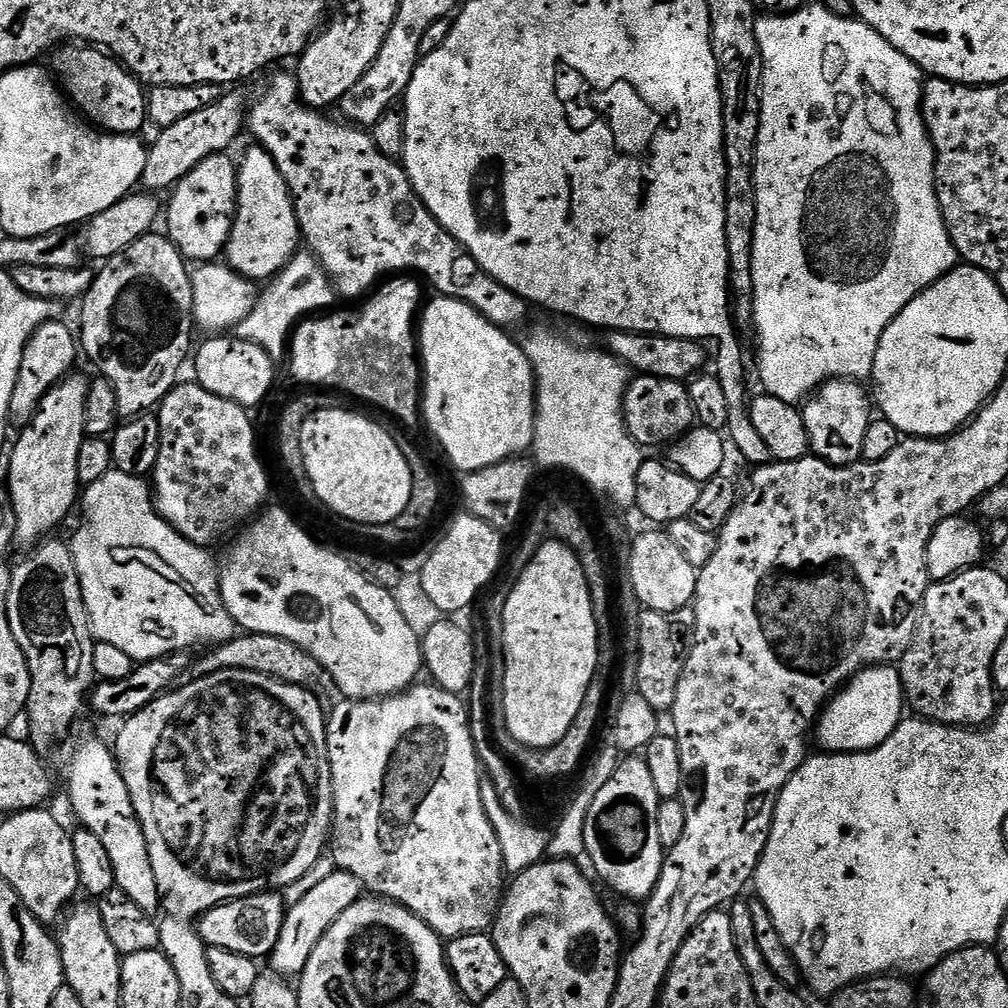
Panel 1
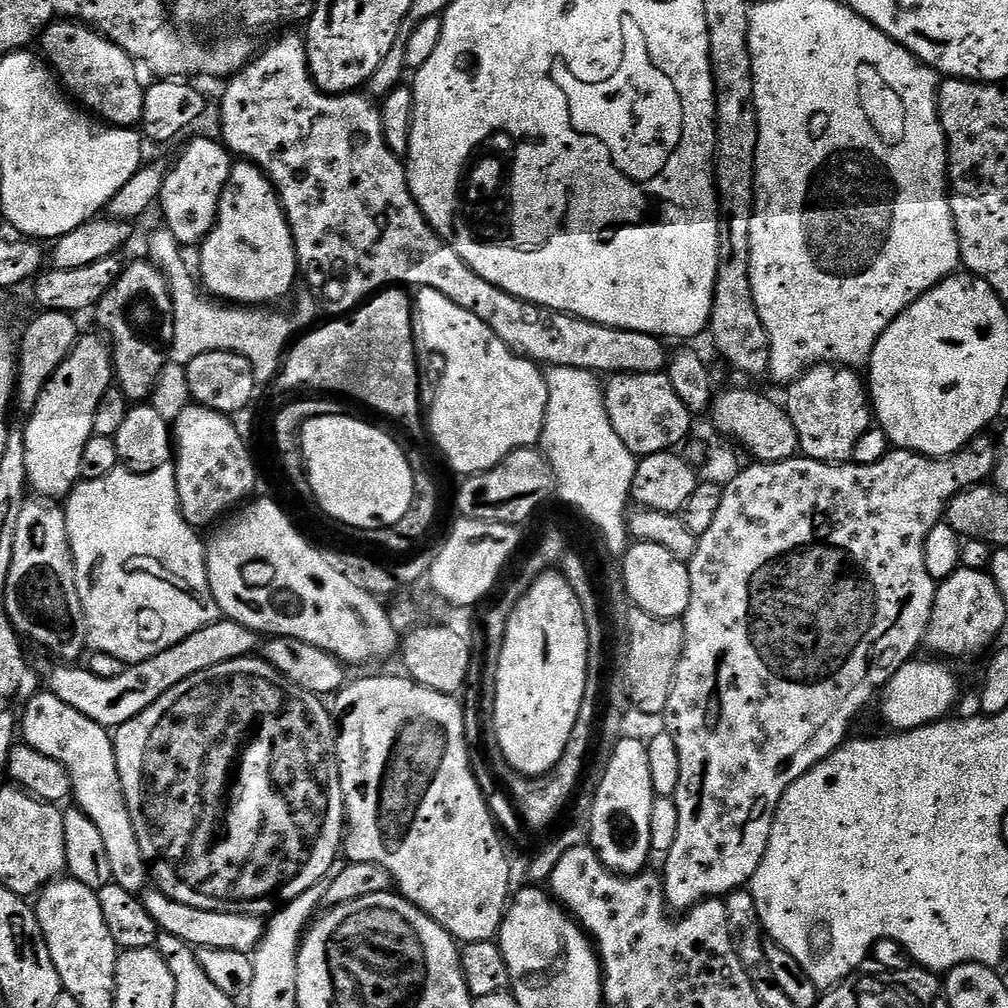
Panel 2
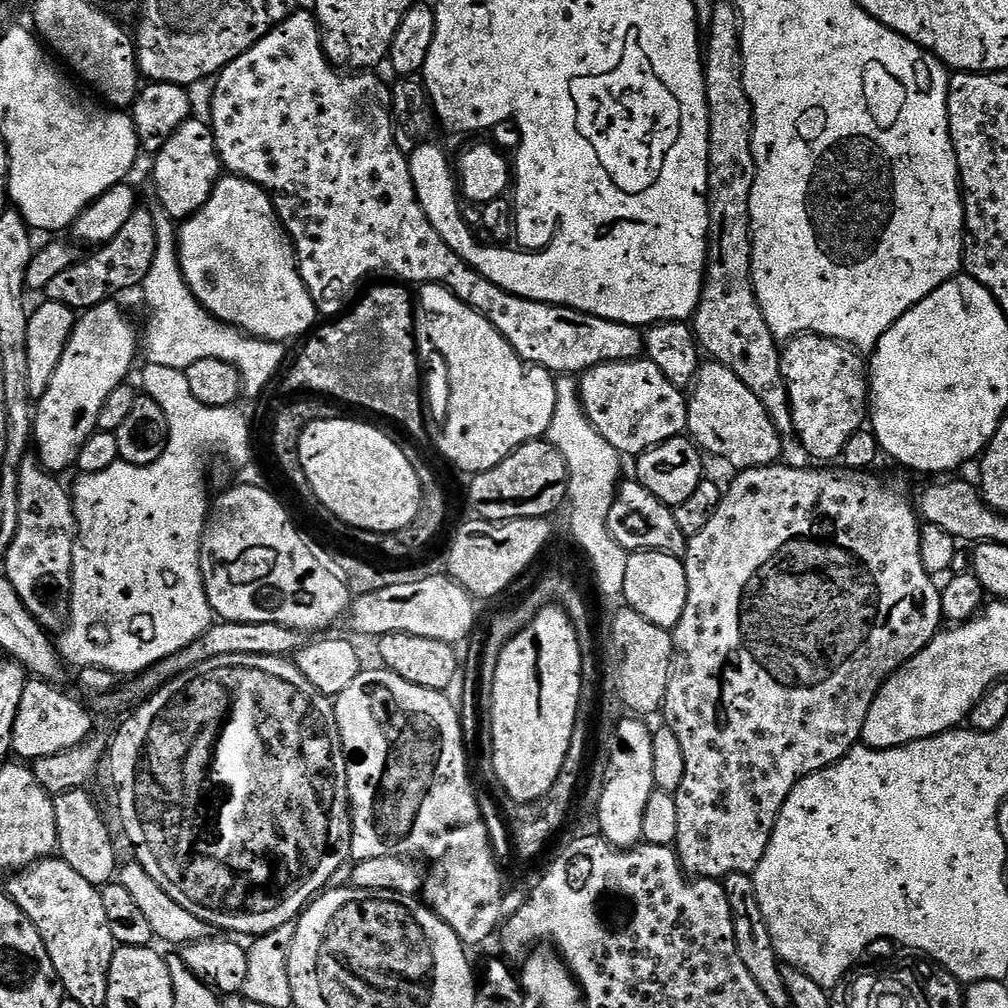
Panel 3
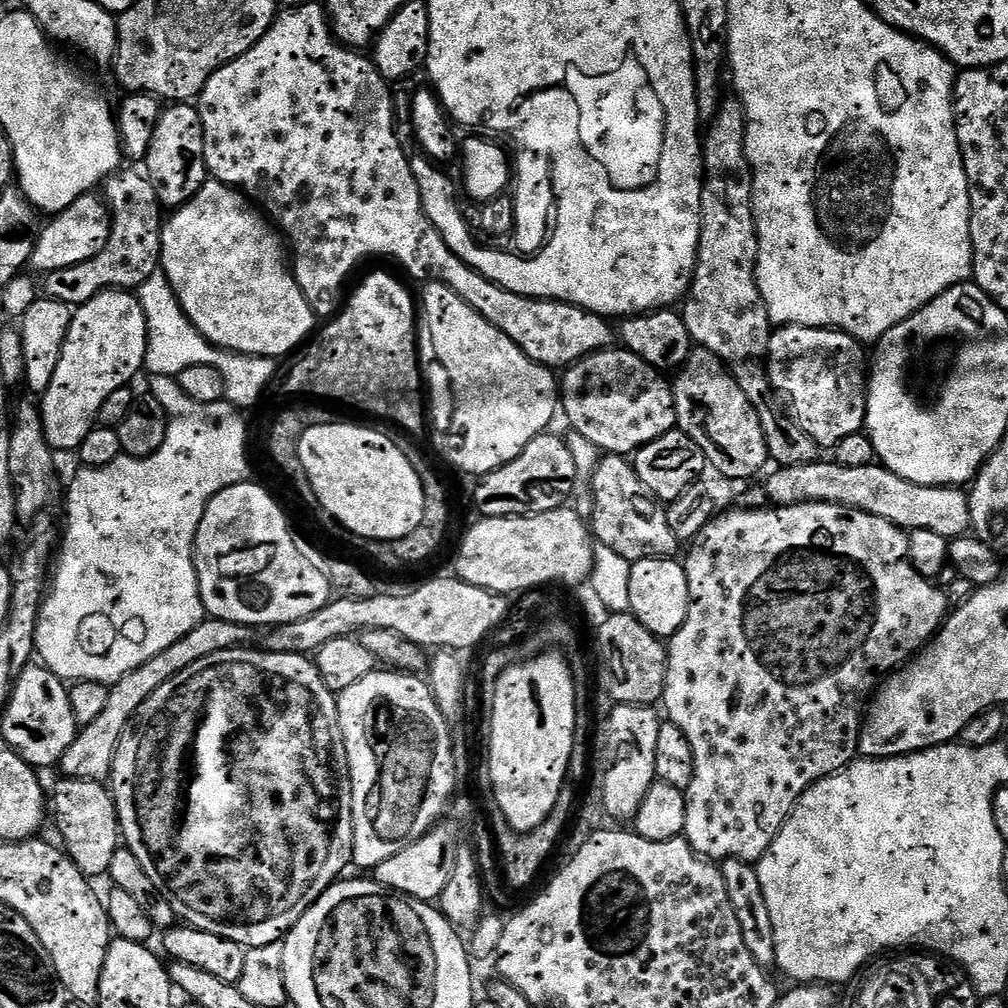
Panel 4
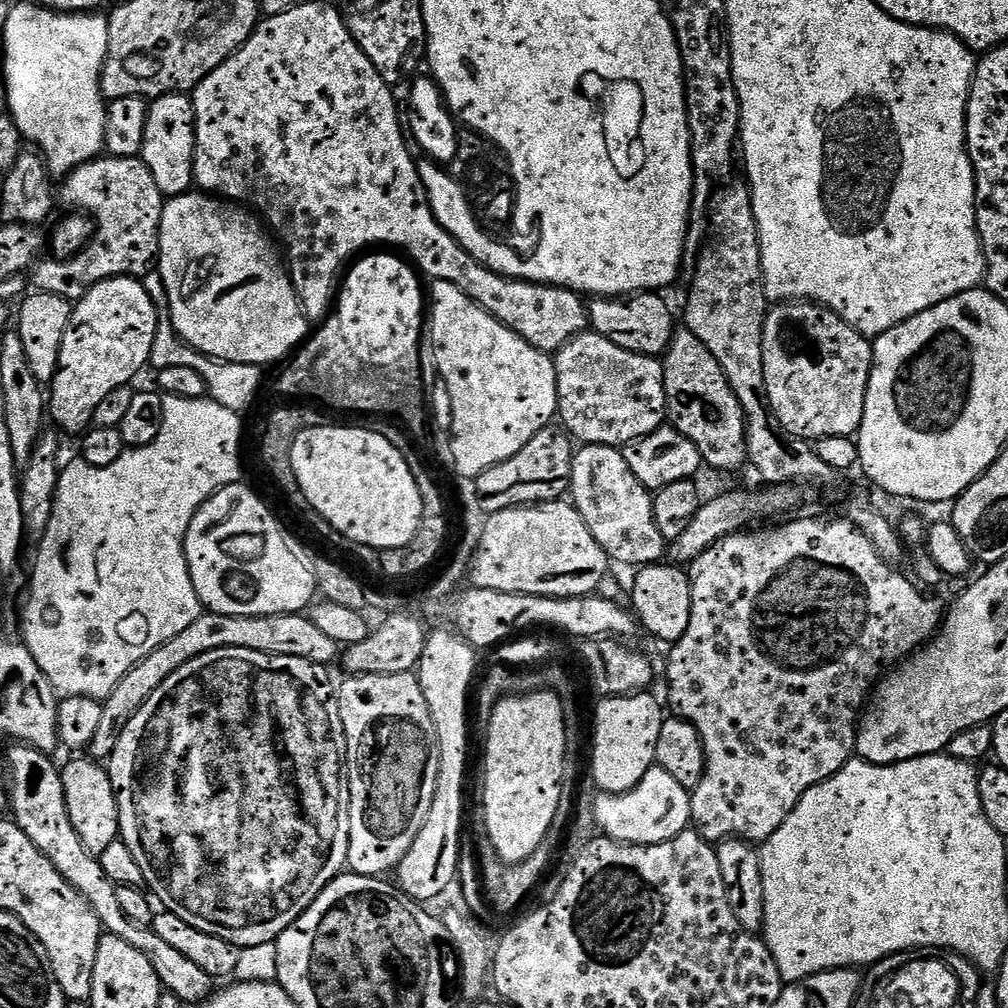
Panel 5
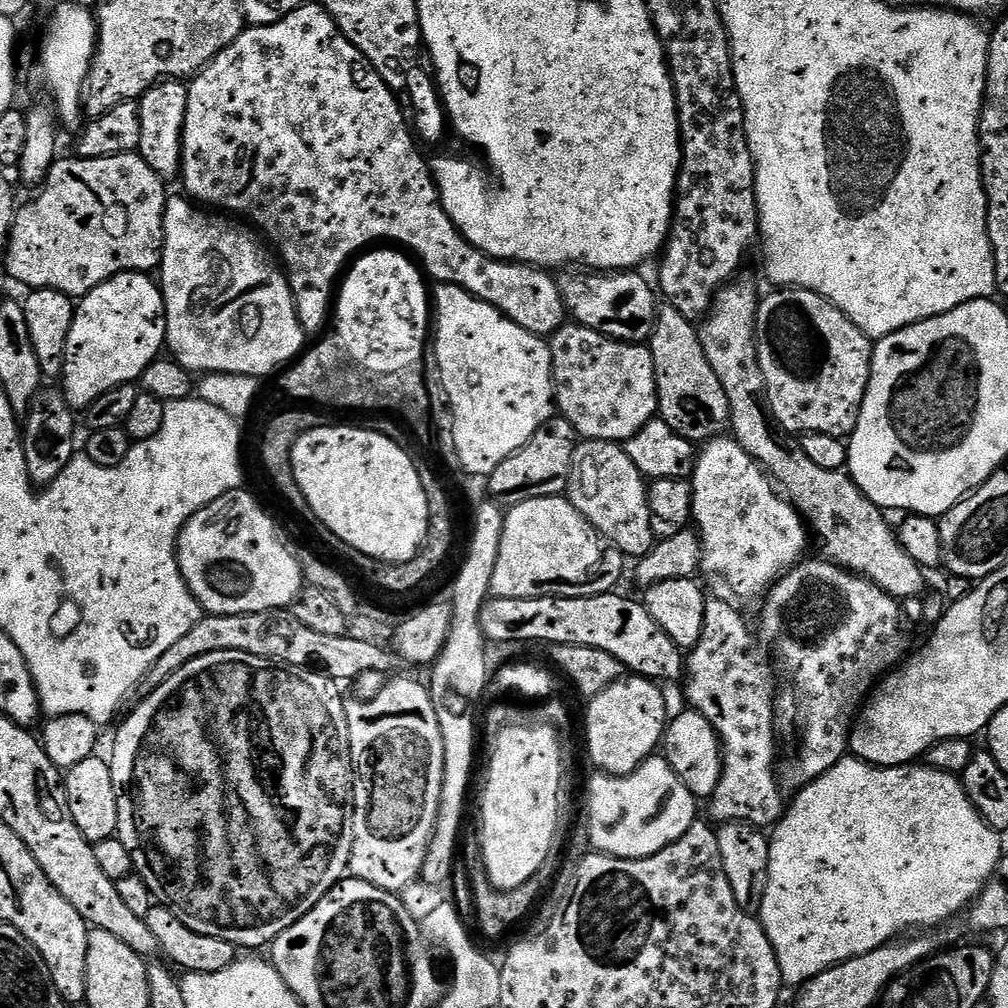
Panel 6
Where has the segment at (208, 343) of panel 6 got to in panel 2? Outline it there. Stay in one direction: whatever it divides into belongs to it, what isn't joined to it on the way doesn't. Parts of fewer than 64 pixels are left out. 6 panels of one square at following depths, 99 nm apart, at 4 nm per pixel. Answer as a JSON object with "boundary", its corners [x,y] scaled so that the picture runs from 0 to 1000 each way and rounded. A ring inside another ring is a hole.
{"boundary":[[[231,162],[230,172],[218,197],[214,222],[201,242],[197,243],[196,250],[197,281],[211,295],[234,304],[273,303],[270,302],[273,298],[289,292],[294,278],[296,282],[290,225],[286,223],[270,180],[252,163]]]}

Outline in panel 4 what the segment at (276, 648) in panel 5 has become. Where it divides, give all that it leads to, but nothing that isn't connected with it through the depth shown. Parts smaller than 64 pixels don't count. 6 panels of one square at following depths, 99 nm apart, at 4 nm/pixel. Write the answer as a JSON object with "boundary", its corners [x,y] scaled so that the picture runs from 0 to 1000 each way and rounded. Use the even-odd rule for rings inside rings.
{"boundary":[[[203,613],[196,621],[192,621],[192,625],[188,625],[188,629],[177,633],[173,641],[165,641],[161,649],[153,649],[153,653],[141,657],[141,661],[129,665],[129,669],[125,669],[108,682],[108,695],[102,701],[101,708],[97,708],[93,716],[82,719],[76,725],[75,734],[69,736],[69,740],[65,740],[65,748],[62,748],[58,759],[59,765],[63,765],[61,767],[64,771],[72,770],[78,774],[106,775],[111,768],[119,733],[123,731],[128,718],[135,711],[141,696],[145,696],[145,692],[149,692],[149,688],[153,688],[153,685],[157,685],[157,681],[164,679],[170,671],[185,665],[185,661],[192,661],[196,653],[208,653],[208,649],[245,640],[249,636],[246,634],[249,633],[250,627],[249,622],[240,619]]]}

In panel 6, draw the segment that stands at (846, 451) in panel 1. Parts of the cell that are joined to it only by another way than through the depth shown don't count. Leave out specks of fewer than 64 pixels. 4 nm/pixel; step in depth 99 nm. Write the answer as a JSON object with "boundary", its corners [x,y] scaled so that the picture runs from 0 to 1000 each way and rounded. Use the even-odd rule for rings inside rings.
{"boundary":[[[799,286],[766,288],[754,300],[750,313],[750,346],[752,359],[762,388],[762,401],[770,417],[781,429],[797,431],[814,429],[834,435],[844,434],[855,407],[861,376],[865,374],[866,338],[861,336],[831,304],[817,294]]]}

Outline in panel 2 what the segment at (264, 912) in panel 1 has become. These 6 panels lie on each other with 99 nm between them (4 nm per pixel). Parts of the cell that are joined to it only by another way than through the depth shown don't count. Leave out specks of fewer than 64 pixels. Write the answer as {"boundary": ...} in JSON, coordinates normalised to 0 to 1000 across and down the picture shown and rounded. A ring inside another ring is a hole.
{"boundary":[[[158,883],[144,884],[141,892],[145,903],[149,903],[149,911],[153,911],[160,925],[190,938],[191,941],[236,942],[250,946],[261,933],[263,914],[257,909],[249,909],[247,905],[236,907],[200,903],[192,899],[185,899]]]}

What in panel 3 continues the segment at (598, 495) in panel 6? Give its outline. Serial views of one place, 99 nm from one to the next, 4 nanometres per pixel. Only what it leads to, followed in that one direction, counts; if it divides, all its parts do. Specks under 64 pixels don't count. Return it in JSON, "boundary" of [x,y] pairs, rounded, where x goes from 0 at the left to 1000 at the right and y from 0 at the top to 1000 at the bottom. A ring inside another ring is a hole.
{"boundary":[[[630,474],[620,475],[611,485],[611,493],[605,502],[603,511],[603,525],[607,536],[613,538],[613,542],[617,542],[624,550],[628,548],[663,548],[667,552],[678,553],[681,533],[677,530],[677,526],[673,526],[670,507],[653,494],[649,494],[649,490],[645,490],[645,486],[641,486],[641,482],[637,482],[635,477]]]}

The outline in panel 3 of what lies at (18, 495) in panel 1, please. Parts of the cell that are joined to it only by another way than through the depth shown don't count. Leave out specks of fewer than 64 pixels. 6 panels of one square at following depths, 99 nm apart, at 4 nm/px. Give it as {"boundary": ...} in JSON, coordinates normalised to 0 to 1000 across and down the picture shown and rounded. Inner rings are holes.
{"boundary":[[[115,300],[98,302],[78,311],[69,339],[62,351],[62,359],[58,359],[58,367],[54,367],[54,375],[50,375],[46,391],[34,405],[34,448],[49,468],[61,470],[74,461],[77,446],[81,446],[85,435],[96,428],[97,407],[101,407],[101,399],[105,399],[106,393],[128,376],[127,368],[134,357],[135,325]]]}

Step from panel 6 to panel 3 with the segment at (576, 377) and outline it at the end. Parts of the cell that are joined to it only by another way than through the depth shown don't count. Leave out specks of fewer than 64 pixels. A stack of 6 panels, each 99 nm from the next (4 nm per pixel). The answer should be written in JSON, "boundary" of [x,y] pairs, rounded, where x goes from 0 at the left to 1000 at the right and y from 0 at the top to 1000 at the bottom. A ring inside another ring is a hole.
{"boundary":[[[642,355],[626,357],[625,359],[605,359],[594,361],[578,370],[574,374],[575,401],[579,404],[579,410],[584,419],[609,442],[609,446],[615,448],[616,453],[630,454],[636,452],[641,446],[653,442],[670,433],[680,432],[683,424],[683,393],[649,363],[649,359]]]}

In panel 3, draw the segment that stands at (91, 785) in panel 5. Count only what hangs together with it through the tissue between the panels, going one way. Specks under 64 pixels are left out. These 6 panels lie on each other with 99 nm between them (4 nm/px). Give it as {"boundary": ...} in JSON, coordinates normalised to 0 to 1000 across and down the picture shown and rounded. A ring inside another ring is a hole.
{"boundary":[[[78,782],[55,791],[54,812],[58,819],[56,840],[59,852],[64,853],[80,871],[85,871],[85,875],[100,882],[116,872],[116,834],[109,827],[107,813],[99,807],[99,802],[91,795],[89,787],[90,785]]]}

